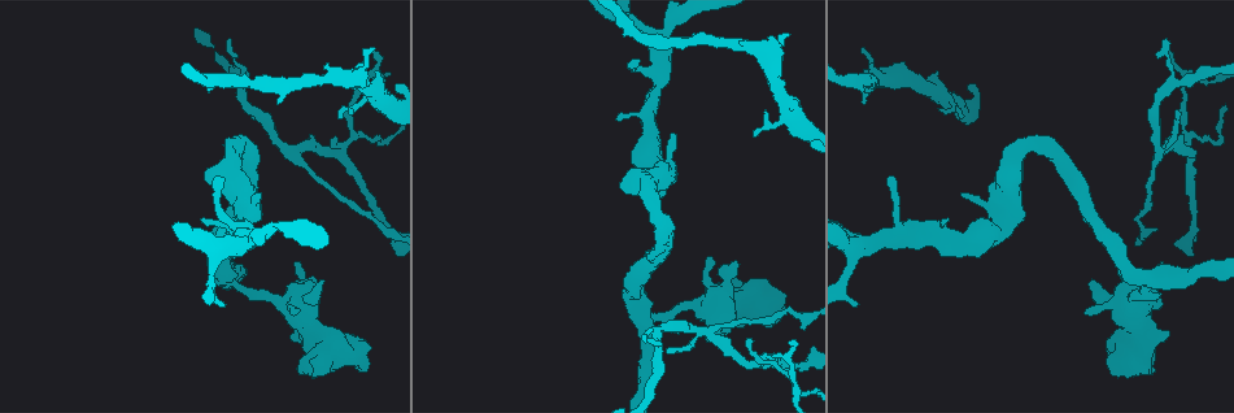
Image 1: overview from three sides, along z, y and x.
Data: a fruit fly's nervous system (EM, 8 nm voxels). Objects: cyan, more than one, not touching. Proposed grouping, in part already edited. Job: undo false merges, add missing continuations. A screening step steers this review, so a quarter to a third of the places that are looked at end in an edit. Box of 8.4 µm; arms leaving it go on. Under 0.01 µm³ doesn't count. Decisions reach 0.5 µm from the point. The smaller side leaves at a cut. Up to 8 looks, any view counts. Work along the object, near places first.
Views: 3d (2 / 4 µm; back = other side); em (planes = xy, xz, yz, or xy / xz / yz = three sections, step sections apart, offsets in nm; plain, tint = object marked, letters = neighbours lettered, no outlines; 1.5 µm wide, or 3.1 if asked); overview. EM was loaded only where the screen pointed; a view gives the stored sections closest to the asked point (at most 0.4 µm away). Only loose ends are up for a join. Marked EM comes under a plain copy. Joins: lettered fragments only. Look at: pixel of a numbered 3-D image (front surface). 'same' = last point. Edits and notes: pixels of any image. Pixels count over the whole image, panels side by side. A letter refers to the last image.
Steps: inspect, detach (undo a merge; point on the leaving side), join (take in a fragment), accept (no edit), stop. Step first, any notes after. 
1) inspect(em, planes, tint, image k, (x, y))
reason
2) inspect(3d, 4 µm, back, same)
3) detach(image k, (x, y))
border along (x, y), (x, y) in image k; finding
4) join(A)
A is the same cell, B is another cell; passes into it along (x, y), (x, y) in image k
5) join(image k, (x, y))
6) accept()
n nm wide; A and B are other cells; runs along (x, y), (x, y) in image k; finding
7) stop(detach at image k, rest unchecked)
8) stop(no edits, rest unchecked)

inspect(em, xz, step 8, letters, image 1, (648, 315))
three-way junction

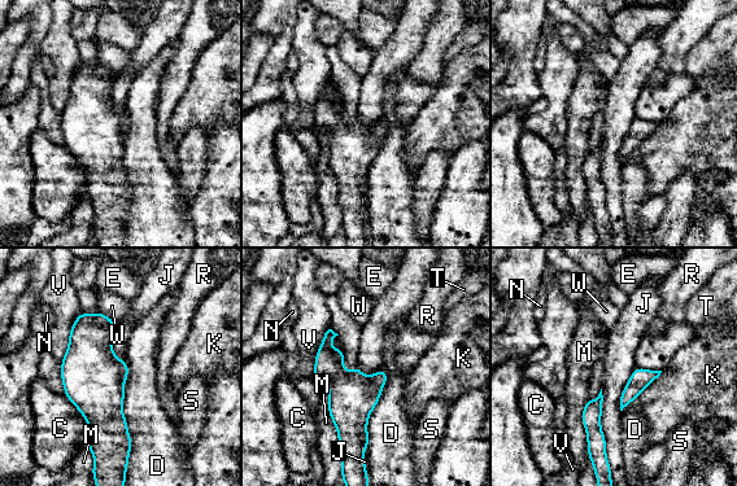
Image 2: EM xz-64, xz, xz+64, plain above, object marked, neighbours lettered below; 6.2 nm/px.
accept()
C, D, E, J, K, M, N, R, S, T, V and W are other cells; border along (125, 362), (129, 460) in image 2; one cell here

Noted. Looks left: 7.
inspect(em, xy, step 8, letters, image 1, (1163, 149))
sharp bend

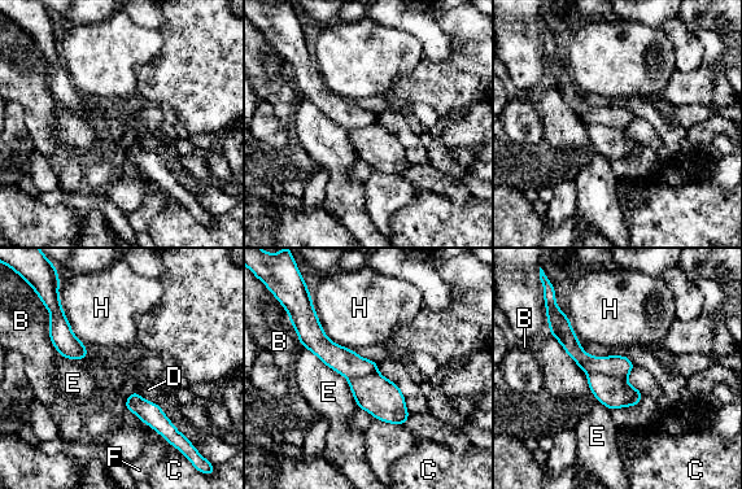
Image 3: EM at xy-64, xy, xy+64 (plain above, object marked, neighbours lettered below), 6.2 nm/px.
detach(image 3, (612, 392))
B, C, D, E, F and H are other cells; border along (586, 372), (625, 378) in image 3; two cells meet here

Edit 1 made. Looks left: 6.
inspect(overview)
see it whole again

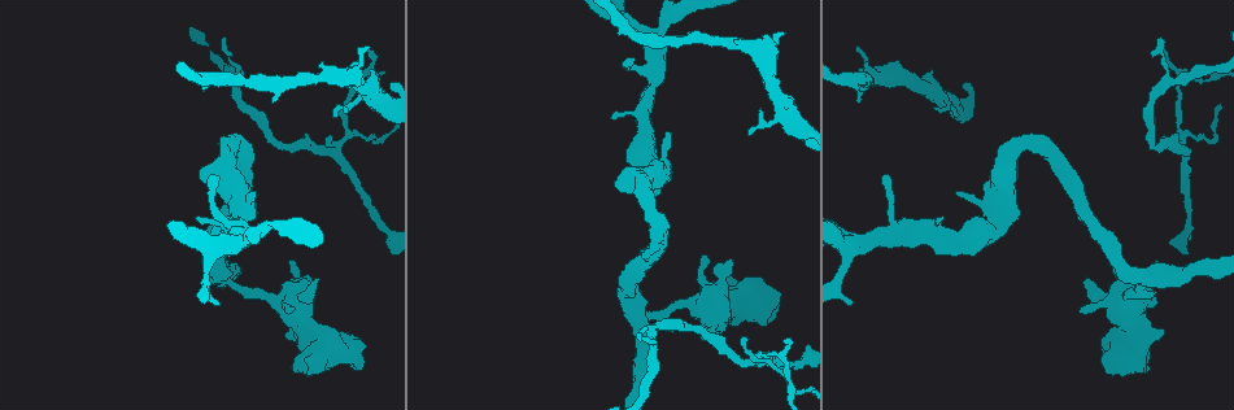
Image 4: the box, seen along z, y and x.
inspect(em, xy, step 8, tint, image 4, (1088, 280))
branch stops here

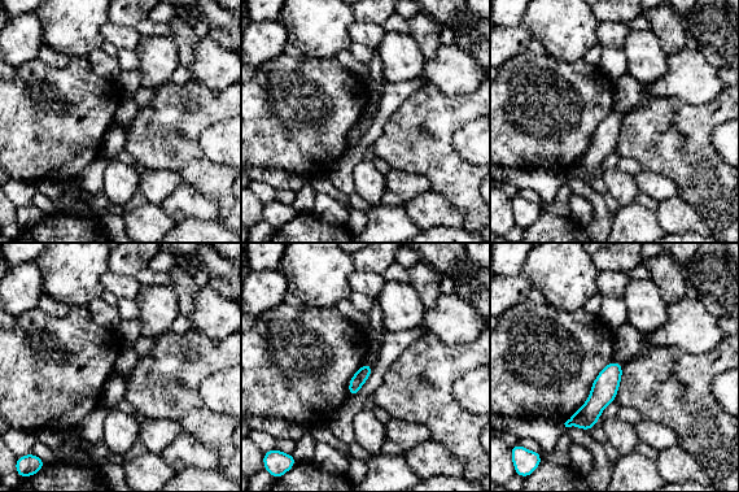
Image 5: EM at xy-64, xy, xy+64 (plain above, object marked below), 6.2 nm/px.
inspect(em, planes, letters, same)
another direction

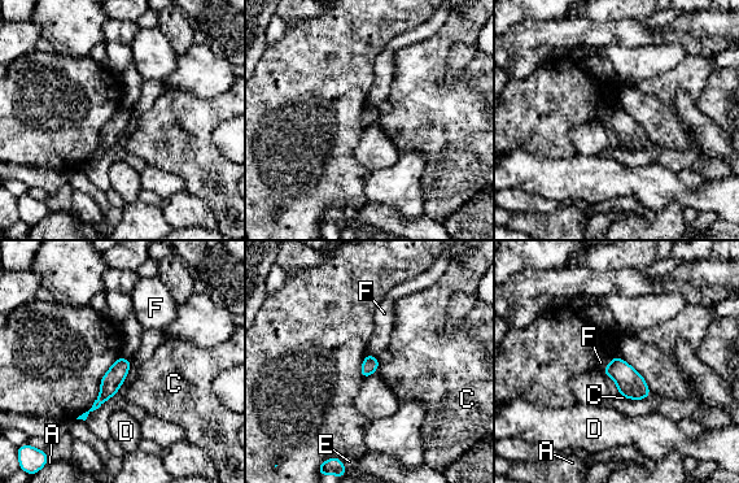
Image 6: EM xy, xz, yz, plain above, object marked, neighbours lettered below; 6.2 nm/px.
accept()
A, C, D, E and F are other cells; border along (380, 364), (376, 370) in image 6; none of them fits

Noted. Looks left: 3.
stop(detach at image 3, rest unchecked)

